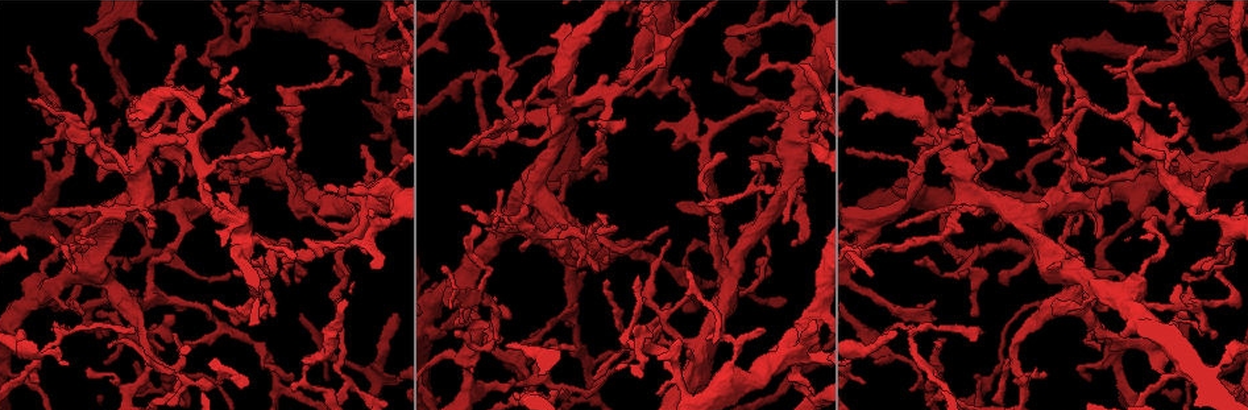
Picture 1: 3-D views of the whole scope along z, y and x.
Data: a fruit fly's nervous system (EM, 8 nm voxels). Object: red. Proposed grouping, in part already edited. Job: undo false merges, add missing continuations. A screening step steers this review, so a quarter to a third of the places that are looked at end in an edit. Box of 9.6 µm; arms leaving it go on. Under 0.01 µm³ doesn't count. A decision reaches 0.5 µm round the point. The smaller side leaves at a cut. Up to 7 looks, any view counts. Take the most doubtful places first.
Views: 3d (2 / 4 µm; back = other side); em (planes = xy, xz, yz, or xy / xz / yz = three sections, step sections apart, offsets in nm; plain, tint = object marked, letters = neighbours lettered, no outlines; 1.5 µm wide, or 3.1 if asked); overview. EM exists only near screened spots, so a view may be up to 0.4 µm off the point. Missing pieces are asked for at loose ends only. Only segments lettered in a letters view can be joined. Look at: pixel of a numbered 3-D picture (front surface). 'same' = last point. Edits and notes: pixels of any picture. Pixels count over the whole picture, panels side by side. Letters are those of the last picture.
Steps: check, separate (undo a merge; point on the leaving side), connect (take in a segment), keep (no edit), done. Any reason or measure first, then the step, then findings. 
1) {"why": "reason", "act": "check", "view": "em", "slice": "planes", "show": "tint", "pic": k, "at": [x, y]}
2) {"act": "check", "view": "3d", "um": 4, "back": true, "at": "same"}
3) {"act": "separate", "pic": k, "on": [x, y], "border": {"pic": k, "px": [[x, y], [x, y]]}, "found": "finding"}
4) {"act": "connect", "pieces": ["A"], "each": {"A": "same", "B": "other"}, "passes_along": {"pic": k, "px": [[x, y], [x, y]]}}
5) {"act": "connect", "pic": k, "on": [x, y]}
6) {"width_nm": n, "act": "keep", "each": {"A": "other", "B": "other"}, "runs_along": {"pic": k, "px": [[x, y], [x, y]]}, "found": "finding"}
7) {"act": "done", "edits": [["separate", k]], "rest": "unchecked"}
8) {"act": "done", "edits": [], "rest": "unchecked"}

{"why": "tapers out", "act": "check", "view": "3d", "um": 2, "pic": 1, "at": [1188, 40]}

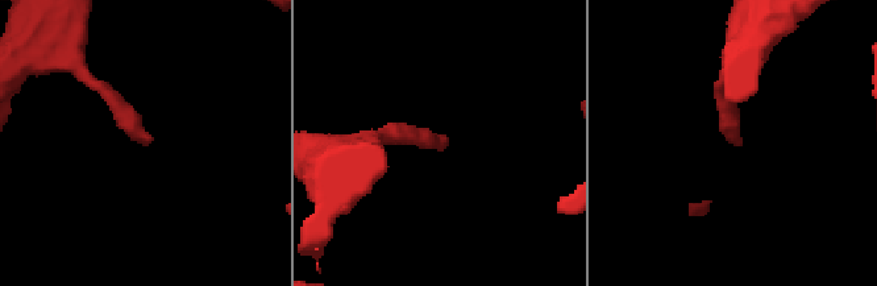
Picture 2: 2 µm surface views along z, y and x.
{"act": "check", "view": "em", "slice": "planes", "show": "plain", "pic": 2, "at": [741, 142]}

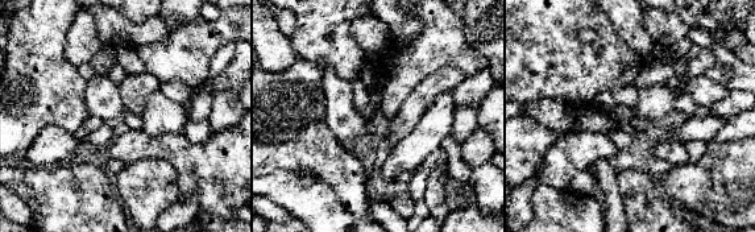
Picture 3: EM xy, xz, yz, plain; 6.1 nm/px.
{"act": "check", "view": "em", "slice": "planes", "show": "letters", "at": "same"}

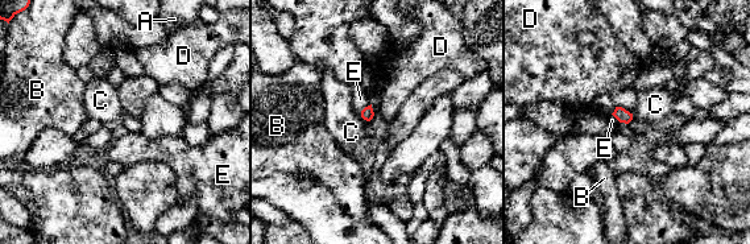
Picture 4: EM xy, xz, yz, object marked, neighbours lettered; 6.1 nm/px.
{"longest_contact_nm": ["E", 120], "act": "keep", "each": {"A": "other", "B": "other", "C": "other", "D": "other", "E": "other"}, "border": {"pic": 4, "px": [[371, 103], [361, 111], [367, 122]]}, "found": "no lettered segment goes on from it"}

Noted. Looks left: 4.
{"why": "three arms meet", "act": "check", "view": "3d", "um": 2, "pic": 1, "at": [1158, 142]}

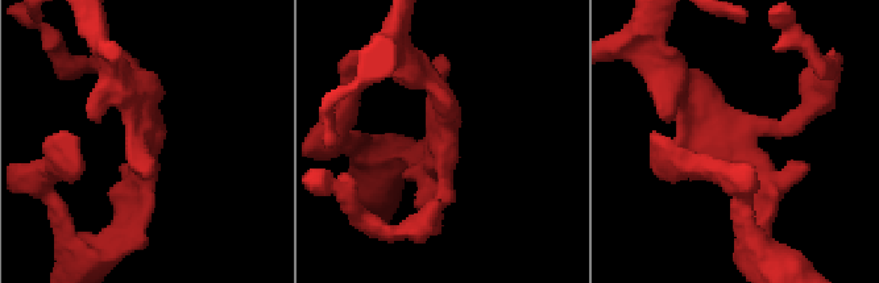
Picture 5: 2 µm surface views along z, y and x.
{"act": "check", "view": "em", "slice": "xz", "step": 4, "show": "tint", "pic": 5, "at": [737, 141]}

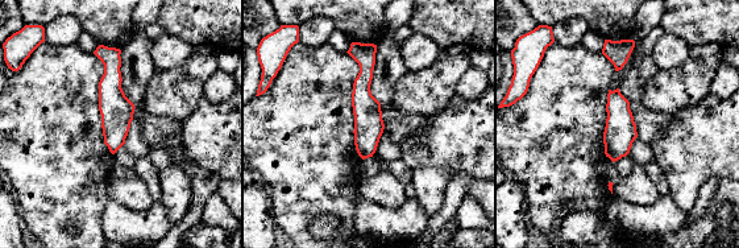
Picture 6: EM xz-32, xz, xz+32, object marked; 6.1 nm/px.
{"why": "another direction", "act": "check", "view": "em", "slice": "planes", "show": "letters", "at": "same"}

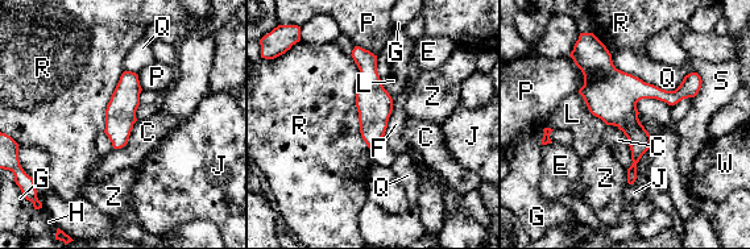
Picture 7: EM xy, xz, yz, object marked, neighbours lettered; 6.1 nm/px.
{"act": "keep", "each": {"C": "other", "E": "other", "F": "other", "G": "other", "H": "other", "J": "other", "L": "other", "P": "other", "Q": "other", "R": "other", "S": "other", "W": "other", "Z": "other"}, "runs_along": {"pic": 7, "px": [[587, 41], [635, 132], [630, 179]]}, "found": "all the same cell"}

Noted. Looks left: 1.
{"act": "done", "edits": [], "rest": "unchecked"}

